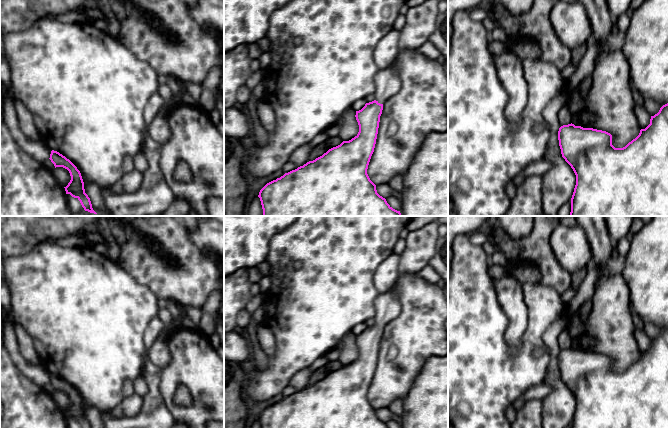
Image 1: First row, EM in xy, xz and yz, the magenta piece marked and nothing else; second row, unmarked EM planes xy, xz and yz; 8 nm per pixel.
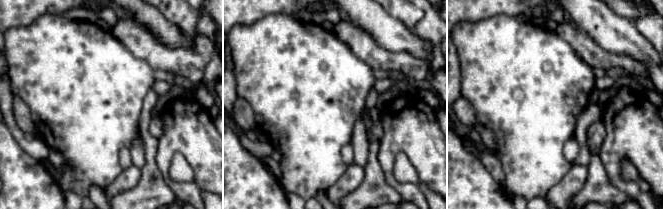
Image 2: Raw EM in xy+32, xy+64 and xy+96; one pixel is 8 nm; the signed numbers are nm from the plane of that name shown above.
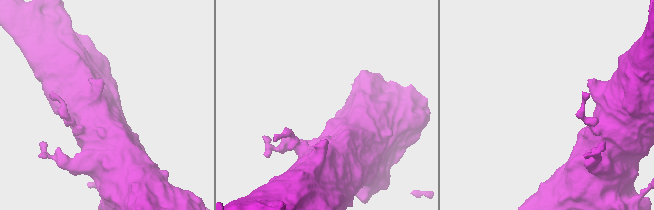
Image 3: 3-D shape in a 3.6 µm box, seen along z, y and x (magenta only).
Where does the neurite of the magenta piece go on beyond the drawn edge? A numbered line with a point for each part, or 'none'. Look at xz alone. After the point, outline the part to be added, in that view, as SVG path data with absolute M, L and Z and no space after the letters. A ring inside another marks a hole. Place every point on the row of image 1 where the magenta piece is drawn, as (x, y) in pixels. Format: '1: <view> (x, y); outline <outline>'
1: xz (387, 83); outline M396 60L385 69L380 69L375 76L375 98L380 104L399 91L401 82L396 70Z

